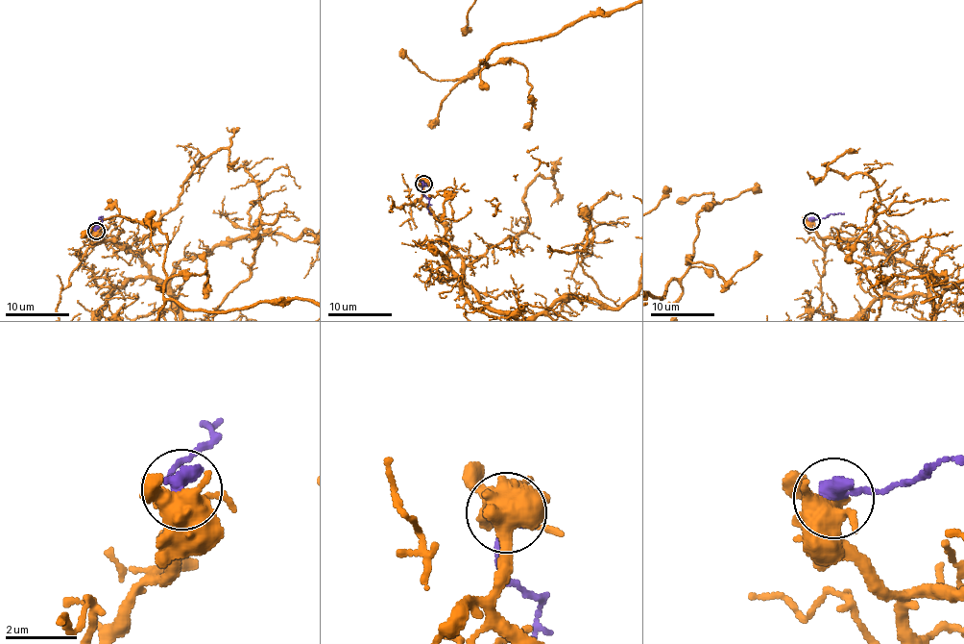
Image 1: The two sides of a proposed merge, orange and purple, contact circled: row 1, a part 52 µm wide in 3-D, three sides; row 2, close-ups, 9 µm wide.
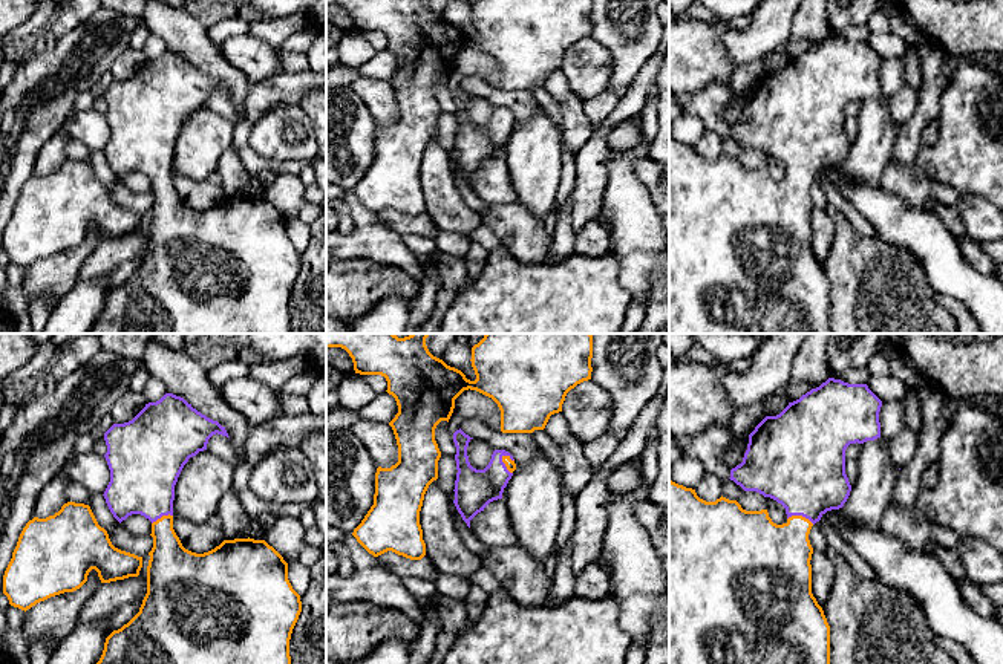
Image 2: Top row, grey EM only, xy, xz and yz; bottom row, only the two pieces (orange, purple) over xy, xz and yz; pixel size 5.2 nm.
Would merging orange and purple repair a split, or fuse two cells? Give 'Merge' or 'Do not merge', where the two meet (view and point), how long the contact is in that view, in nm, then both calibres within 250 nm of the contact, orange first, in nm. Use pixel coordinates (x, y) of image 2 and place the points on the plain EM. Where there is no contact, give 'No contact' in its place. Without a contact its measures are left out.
Merge. Touches orange at xz (504, 120). Shared border 120 nm. Thickness 50 nm (orange) against 200 nm

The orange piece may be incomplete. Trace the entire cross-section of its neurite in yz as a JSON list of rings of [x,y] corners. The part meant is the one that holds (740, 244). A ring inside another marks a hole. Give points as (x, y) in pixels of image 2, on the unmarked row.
[[[828,35],[819,44],[812,46],[776,73],[766,73],[749,92],[743,119],[730,127],[730,138],[744,148],[756,148],[786,165],[787,179],[776,182],[767,167],[746,168],[737,158],[720,155],[715,159],[700,156],[692,145],[678,142],[669,136],[669,334],[833,334],[830,327],[830,283],[822,265],[812,251],[812,211],[809,197],[812,184],[831,167],[839,167],[847,159],[851,142],[845,132],[845,107],[850,101],[864,101],[880,95],[879,69],[882,58],[867,41],[848,41]]]

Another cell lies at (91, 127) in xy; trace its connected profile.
[[[92,109],[72,110],[63,130],[80,141],[92,153],[104,151],[110,139],[110,127],[104,113]]]

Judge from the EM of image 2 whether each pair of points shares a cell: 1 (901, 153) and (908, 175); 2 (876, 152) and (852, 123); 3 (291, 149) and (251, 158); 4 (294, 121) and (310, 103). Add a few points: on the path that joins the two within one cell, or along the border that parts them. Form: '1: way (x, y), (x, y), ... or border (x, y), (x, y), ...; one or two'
1: border (891, 161), (914, 162); two
2: border (862, 101), (858, 115), (858, 135), (852, 144); two
3: border (247, 144), (268, 159), (296, 161); two
4: border (297, 106), (310, 121); two

